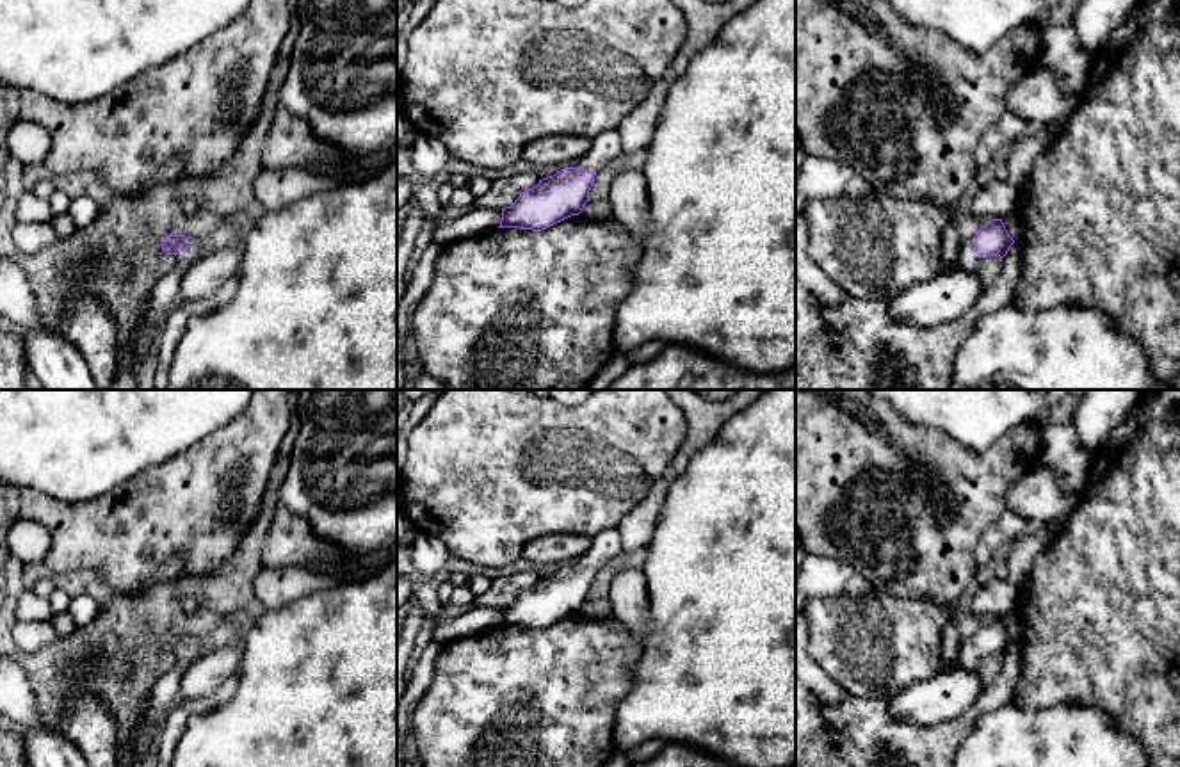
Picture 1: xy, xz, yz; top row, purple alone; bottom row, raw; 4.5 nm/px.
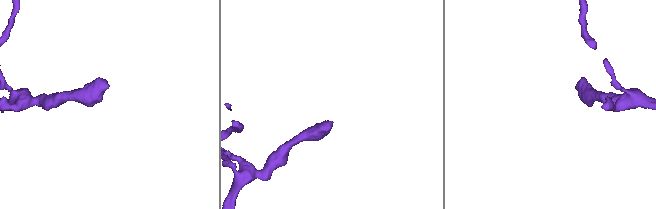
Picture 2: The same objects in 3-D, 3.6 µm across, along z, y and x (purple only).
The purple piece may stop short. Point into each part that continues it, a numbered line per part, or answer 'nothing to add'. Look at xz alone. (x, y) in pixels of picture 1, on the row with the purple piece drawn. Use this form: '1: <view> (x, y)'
1: xz (607, 146)

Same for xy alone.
1: xy (166, 292)

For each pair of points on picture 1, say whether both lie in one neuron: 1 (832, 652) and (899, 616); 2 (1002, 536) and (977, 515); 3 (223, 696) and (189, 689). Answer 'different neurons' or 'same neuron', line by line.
1: same neuron
2: different neurons
3: different neurons

